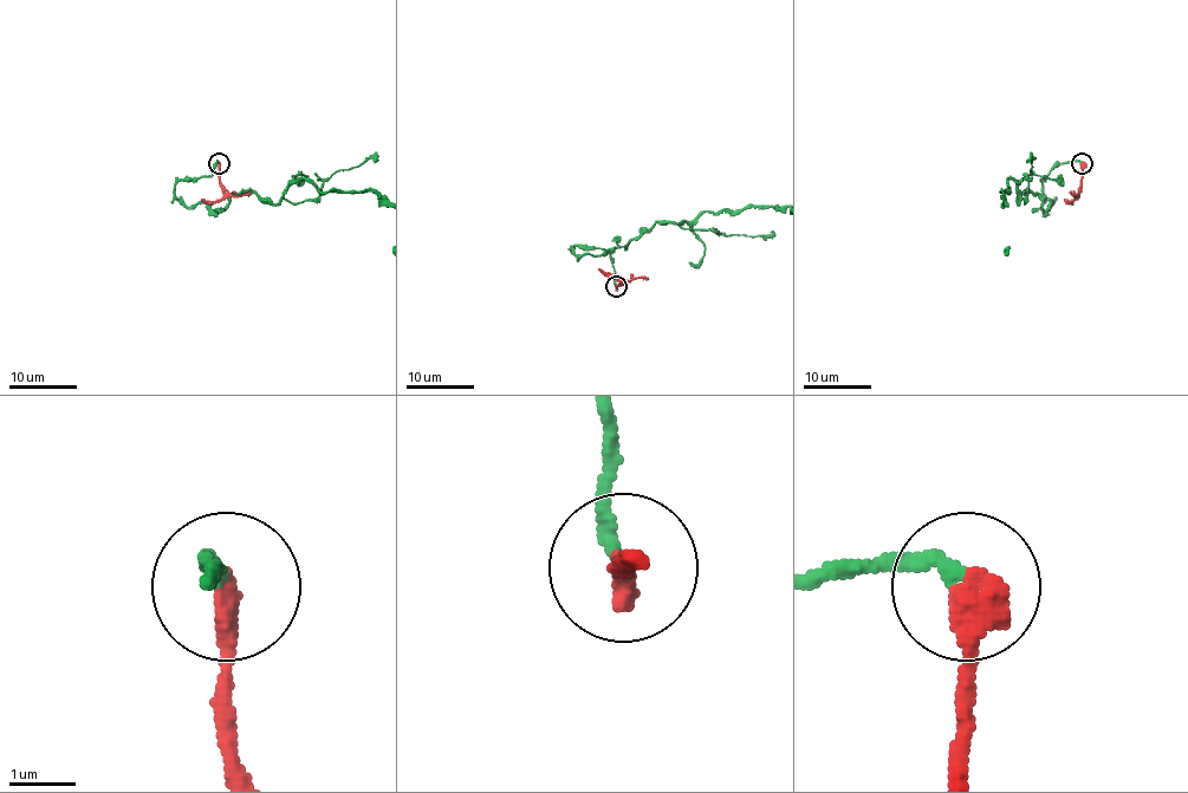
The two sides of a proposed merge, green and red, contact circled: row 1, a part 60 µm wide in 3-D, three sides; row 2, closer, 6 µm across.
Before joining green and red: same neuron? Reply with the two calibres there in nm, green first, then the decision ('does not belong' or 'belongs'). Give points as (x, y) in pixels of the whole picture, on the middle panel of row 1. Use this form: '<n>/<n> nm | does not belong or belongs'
190/420 nm | belongs

